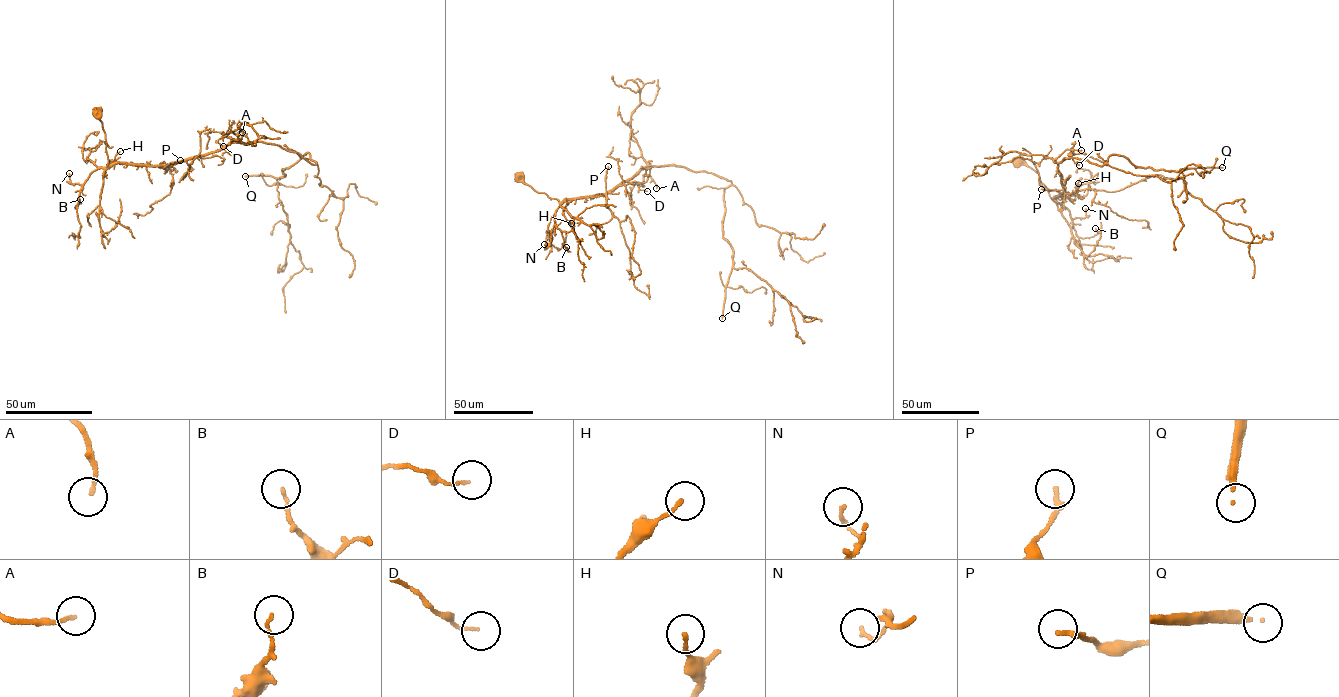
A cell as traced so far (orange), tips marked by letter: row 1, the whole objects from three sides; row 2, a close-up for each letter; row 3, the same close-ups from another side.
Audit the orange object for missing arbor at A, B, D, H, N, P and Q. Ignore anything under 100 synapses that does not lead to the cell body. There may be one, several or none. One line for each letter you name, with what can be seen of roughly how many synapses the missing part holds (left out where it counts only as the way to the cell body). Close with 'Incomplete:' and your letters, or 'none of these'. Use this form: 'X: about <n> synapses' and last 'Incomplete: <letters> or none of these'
Q: about 250 synapses
Incomplete: Q

